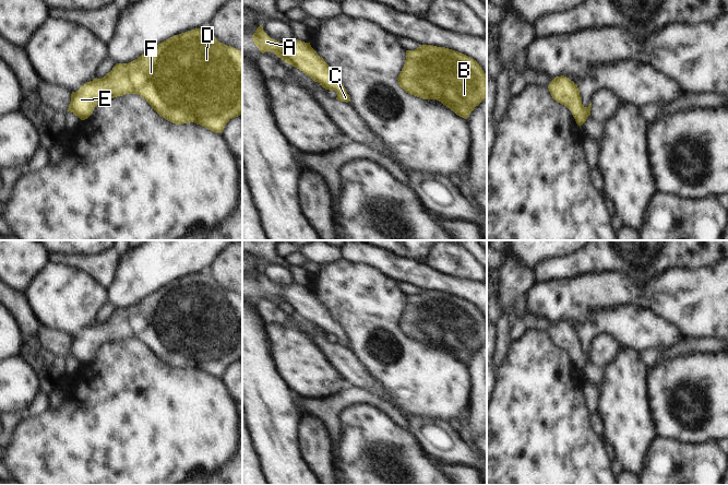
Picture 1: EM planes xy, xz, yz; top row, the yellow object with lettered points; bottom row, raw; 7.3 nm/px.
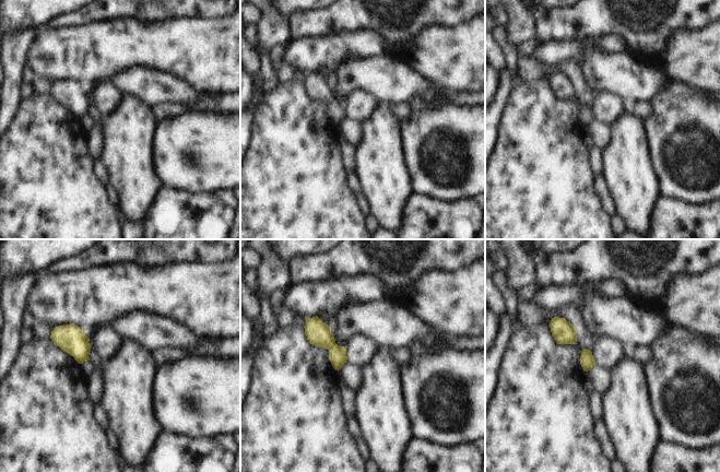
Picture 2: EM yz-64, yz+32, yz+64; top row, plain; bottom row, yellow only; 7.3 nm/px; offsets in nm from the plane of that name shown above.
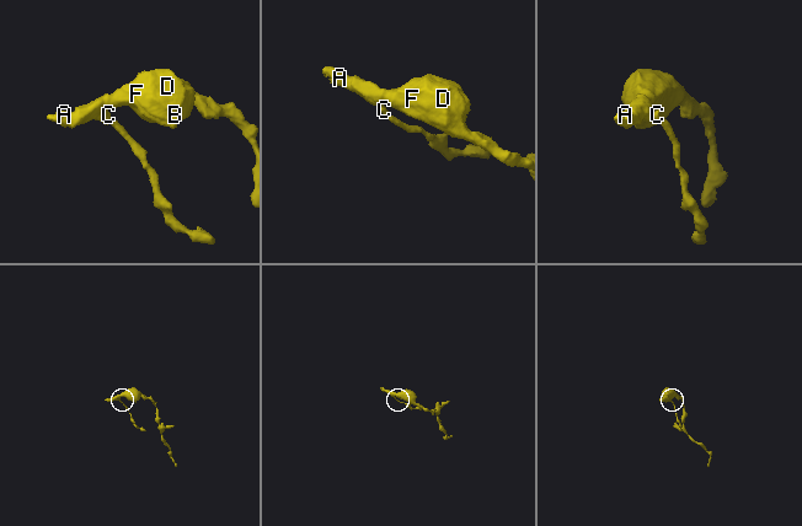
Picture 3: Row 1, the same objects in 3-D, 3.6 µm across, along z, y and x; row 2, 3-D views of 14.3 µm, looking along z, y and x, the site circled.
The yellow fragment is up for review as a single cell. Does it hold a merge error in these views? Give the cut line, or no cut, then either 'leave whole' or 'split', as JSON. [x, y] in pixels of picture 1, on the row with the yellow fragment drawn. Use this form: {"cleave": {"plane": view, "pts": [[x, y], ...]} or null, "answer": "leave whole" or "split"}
{"cleave": null, "answer": "leave whole"}

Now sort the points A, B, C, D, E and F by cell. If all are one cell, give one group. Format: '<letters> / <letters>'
A B C D E F

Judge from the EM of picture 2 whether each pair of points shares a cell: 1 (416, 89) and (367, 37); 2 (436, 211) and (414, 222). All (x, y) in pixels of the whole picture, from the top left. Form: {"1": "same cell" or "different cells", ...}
{"1": "different cells", "2": "same cell"}

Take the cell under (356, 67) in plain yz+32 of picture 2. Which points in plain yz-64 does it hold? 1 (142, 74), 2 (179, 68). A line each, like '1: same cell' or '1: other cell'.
1: same cell
2: other cell

